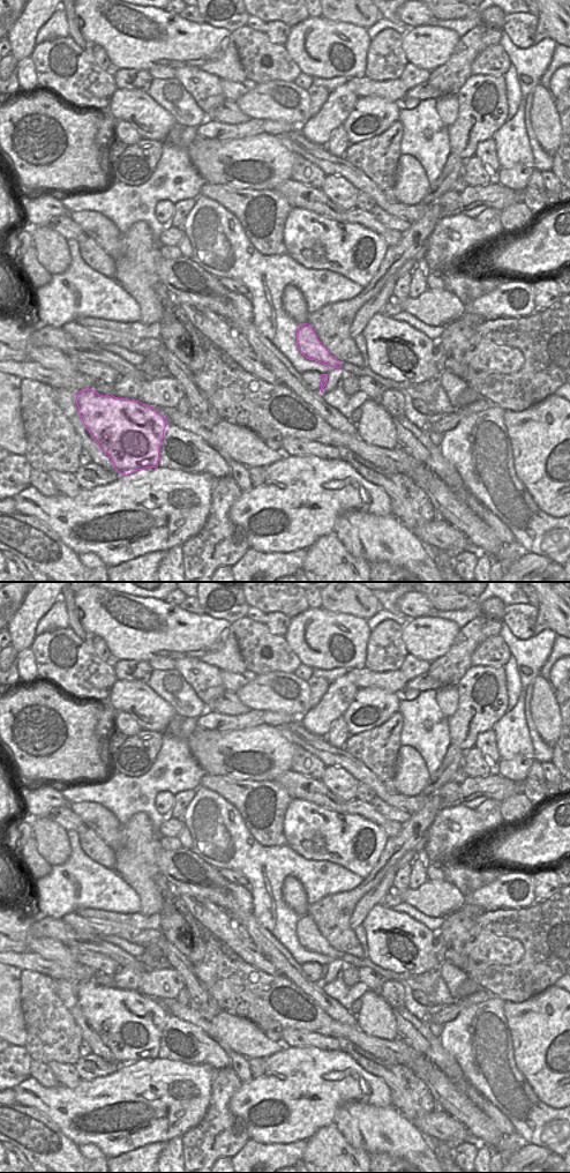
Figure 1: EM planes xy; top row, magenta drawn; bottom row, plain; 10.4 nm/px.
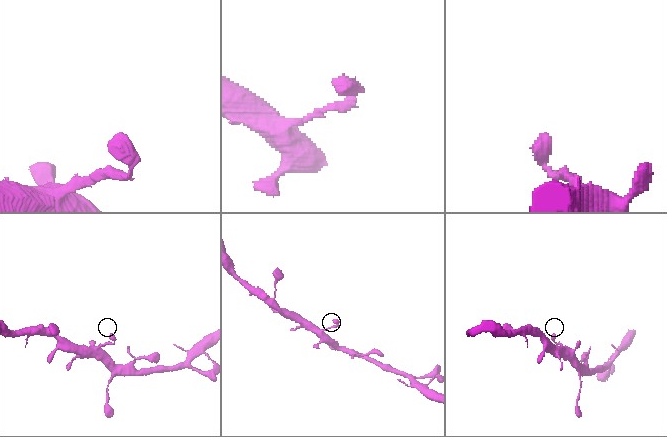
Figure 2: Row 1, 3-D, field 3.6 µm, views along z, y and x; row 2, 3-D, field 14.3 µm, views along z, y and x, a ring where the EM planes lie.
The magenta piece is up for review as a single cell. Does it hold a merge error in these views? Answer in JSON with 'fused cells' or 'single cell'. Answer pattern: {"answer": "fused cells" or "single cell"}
{"answer": "single cell"}

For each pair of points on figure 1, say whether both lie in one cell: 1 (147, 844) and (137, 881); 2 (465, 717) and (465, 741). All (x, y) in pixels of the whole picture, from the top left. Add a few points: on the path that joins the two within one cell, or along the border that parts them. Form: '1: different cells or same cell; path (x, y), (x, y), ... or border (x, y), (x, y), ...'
1: same cell; path (140, 853), (137, 872)
2: same cell; path (465, 723), (465, 736)

